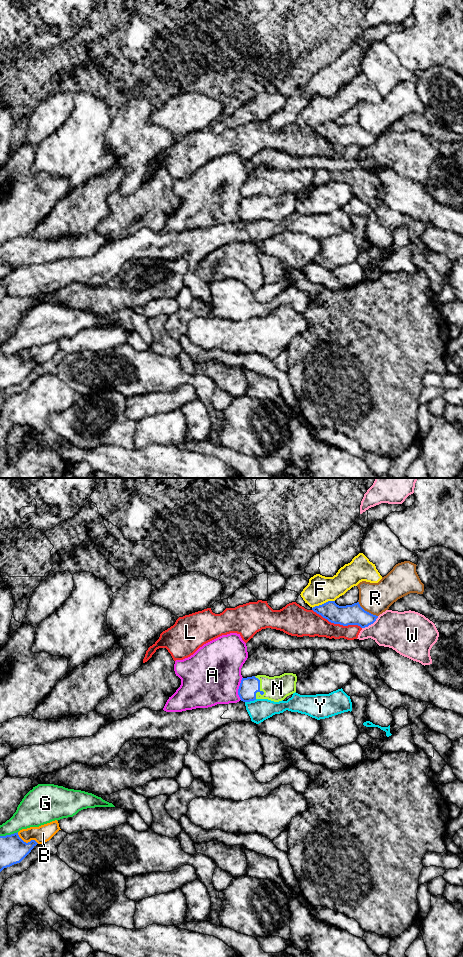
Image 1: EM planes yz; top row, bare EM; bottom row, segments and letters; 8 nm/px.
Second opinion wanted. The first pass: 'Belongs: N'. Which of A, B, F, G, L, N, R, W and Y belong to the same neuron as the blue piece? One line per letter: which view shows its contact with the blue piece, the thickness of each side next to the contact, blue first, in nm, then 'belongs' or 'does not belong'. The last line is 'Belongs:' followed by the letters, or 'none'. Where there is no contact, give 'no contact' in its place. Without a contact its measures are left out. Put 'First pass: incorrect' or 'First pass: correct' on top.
First pass: correct
A: yz | 150/460 nm | does not belong
B: yz | 220/140 nm | does not belong
F: yz | 160/220 nm | does not belong
G: yz | 220/220 nm | does not belong
L: yz | 170/200 nm | does not belong
N: yz | 150/200 nm | belongs
R: yz | 170/260 nm | does not belong
W: yz | 170/300 nm | does not belong
Y: yz | 150/180 nm | does not belong
Belongs: N

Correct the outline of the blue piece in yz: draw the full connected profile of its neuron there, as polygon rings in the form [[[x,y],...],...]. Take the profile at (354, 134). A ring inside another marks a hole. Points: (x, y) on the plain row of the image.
[[[328,121],[312,128],[314,132],[334,144],[343,146],[358,145],[361,148],[373,144],[378,136],[365,131],[359,122],[352,125],[339,126],[335,121]]]

